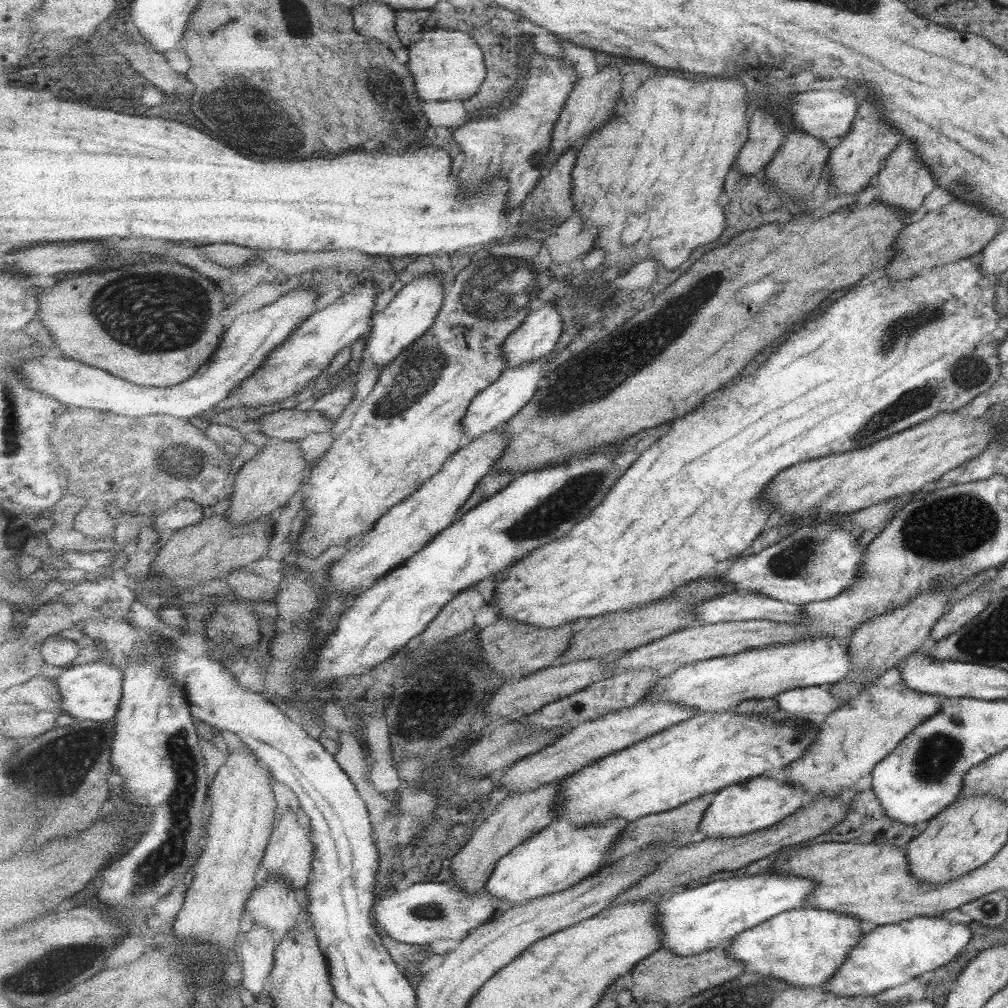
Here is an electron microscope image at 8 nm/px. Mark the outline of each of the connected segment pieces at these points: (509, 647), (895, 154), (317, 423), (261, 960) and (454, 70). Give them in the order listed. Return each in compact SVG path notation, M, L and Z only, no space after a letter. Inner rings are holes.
M501 618L499 622L484 629L478 635L485 653L484 661L487 666L494 668L498 674L509 681L515 674L529 674L553 666L569 648L575 624L577 623L567 623L555 629L539 629L533 625Z
M903 138L892 153L881 163L881 170L875 176L875 185L879 192L874 194L874 200L883 202L893 209L903 213L913 214L919 209L923 199L936 185L932 181L930 170L920 161L915 145Z
M299 408L293 409L281 409L277 412L272 412L267 416L263 417L262 425L260 426L259 433L264 434L269 438L269 441L273 440L303 440L311 434L323 434L323 432L329 432L332 435L331 430L335 428L335 423L329 418L326 417L323 413L320 413L318 410L310 408L309 410L302 411Z
M253 924L250 931L243 934L244 937L238 938L237 953L242 957L242 974L241 984L245 992L251 992L253 998L264 996L266 990L266 981L272 972L276 963L276 950L278 941L271 929L264 924Z
M430 28L420 41L410 44L409 70L414 75L415 90L422 101L450 101L474 98L488 74L482 47L460 30Z

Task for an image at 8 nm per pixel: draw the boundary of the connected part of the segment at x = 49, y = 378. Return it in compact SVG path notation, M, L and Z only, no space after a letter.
M304 285L295 292L285 294L271 306L239 316L223 336L222 344L212 355L210 362L203 365L189 380L175 386L133 384L131 381L127 382L127 379L113 376L110 371L44 351L37 351L33 362L18 366L18 376L23 378L29 388L61 400L67 406L92 408L135 418L154 414L170 414L179 418L200 417L214 406L219 406L219 402L223 402L225 398L231 398L238 386L259 370L271 352L279 348L306 318L317 311L317 298L310 286Z

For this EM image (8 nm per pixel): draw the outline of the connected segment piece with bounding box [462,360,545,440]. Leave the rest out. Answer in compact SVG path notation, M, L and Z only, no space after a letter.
M545 360L530 362L523 366L507 367L499 380L477 394L468 406L466 417L463 419L464 431L471 440L483 436L492 430L498 430L510 421L534 396L539 388L542 366Z

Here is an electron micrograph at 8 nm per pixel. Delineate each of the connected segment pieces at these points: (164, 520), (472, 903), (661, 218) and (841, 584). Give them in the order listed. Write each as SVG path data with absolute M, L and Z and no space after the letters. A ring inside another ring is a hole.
M181 500L171 510L167 510L161 516L157 516L155 528L157 530L169 528L169 530L177 531L186 526L199 524L205 516L207 515L203 513L203 507L197 504L197 502Z
M418 882L388 887L374 904L374 918L386 934L399 943L413 948L431 944L434 940L451 938L463 940L470 930L499 916L500 900L492 898L486 887L477 894L467 894L452 883Z
M651 76L648 78L631 94L630 101L626 102L625 98L621 98L622 102L627 103L621 108L615 107L615 115L613 119L606 122L599 130L595 130L595 133L581 145L581 152L578 154L578 162L572 172L573 188L572 198L574 199L575 212L580 214L583 220L583 226L594 226L600 228L599 235L596 236L593 248L602 248L605 250L605 262L602 271L608 273L611 266L616 266L617 270L625 272L629 270L633 264L637 264L639 260L645 260L647 256L655 256L656 260L663 262L666 270L675 270L679 268L685 260L689 260L691 256L691 250L693 248L699 248L699 246L705 246L709 242L715 242L722 237L724 230L726 229L726 214L724 208L719 206L719 198L721 192L724 191L723 184L725 184L725 176L729 174L729 170L735 165L735 167L741 172L742 176L758 174L766 168L774 156L781 150L783 142L785 142L786 130L781 128L779 118L775 116L775 113L769 109L769 105L763 105L763 107L753 110L753 103L749 102L749 92L747 88L739 80L729 80L723 78L714 78L714 80L707 80L707 82L699 82L699 84L691 84L679 76ZM631 218L643 218L647 222L647 227L643 231L643 238L633 244L625 242L623 240L623 230L627 228L627 224L631 221Z
M836 519L815 520L757 555L735 559L721 578L729 584L727 594L761 594L795 605L827 600L841 595L861 576L863 548L856 540L847 529L837 529Z

